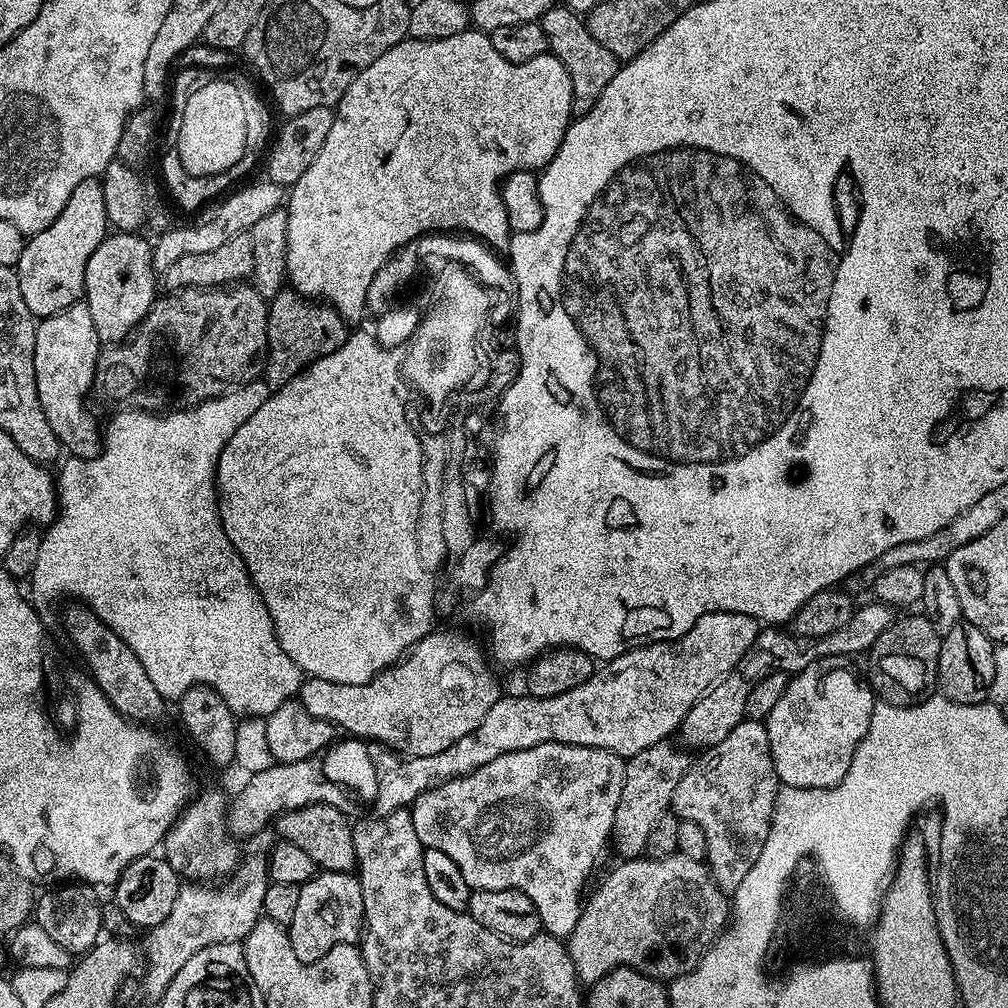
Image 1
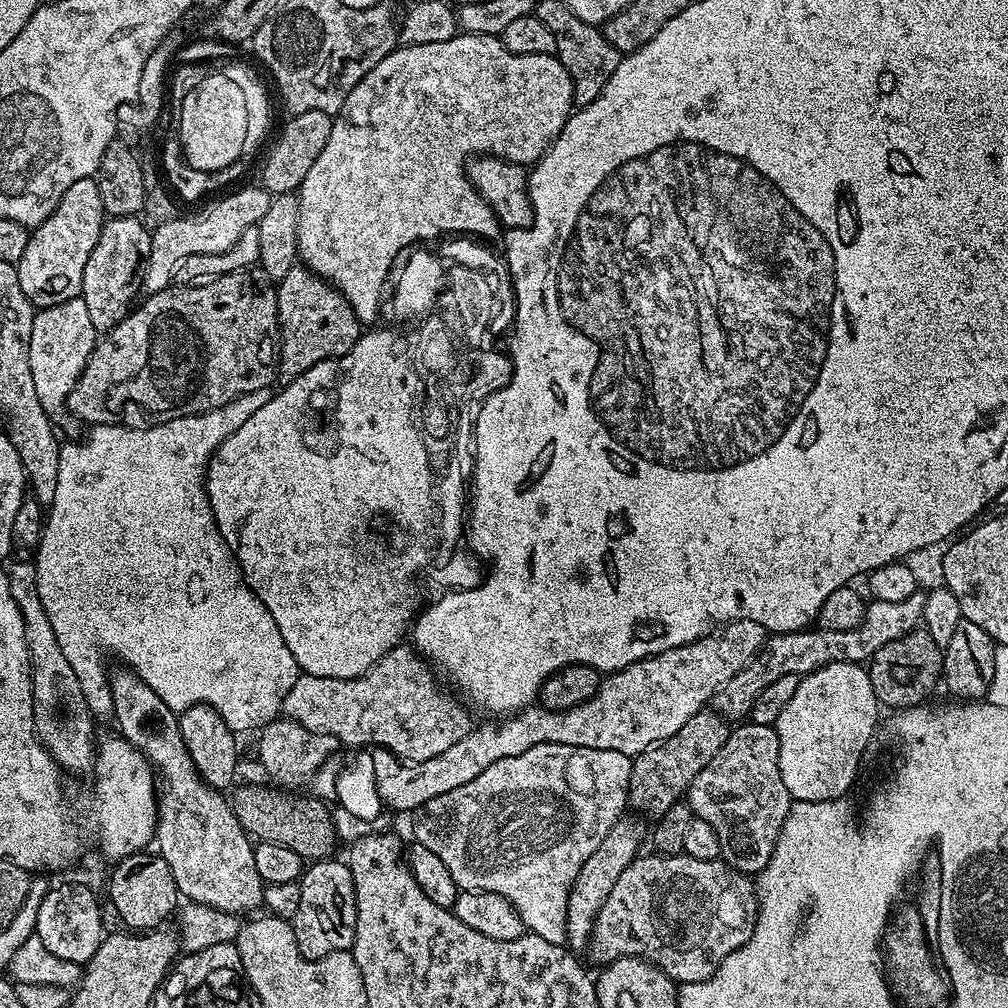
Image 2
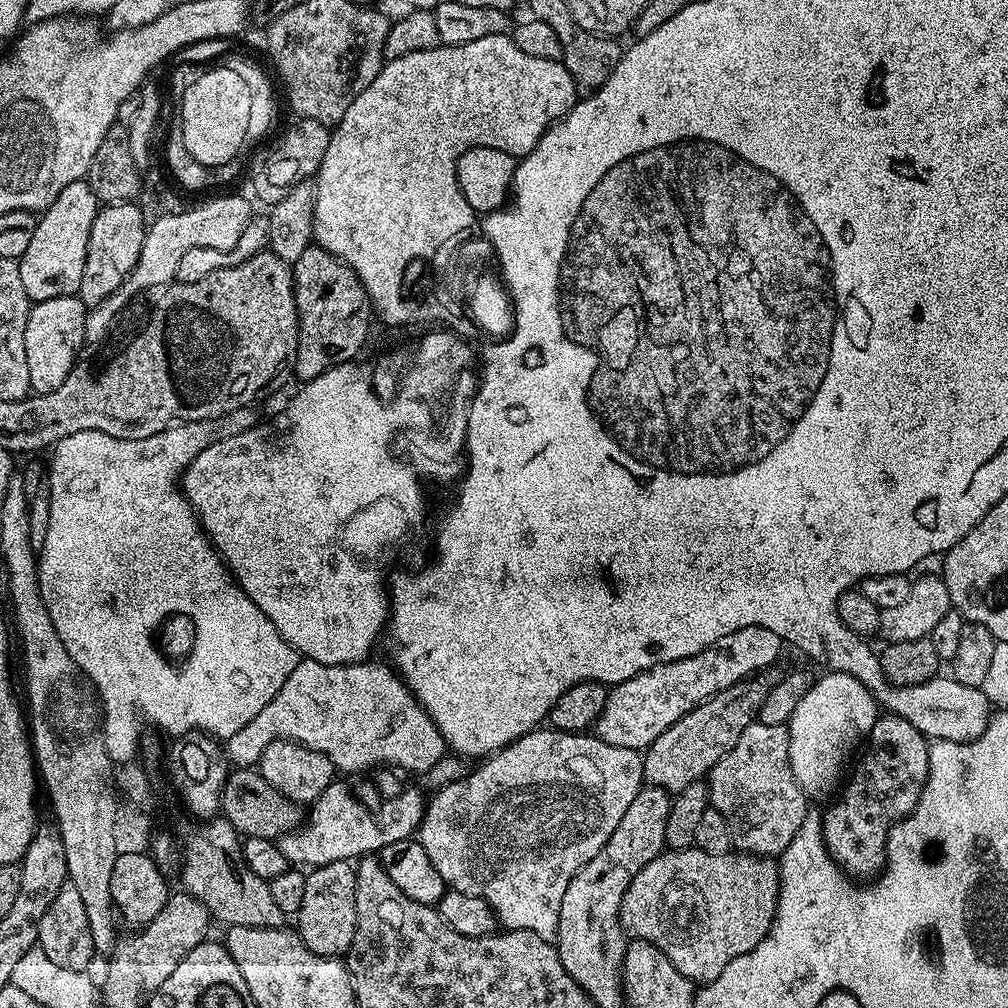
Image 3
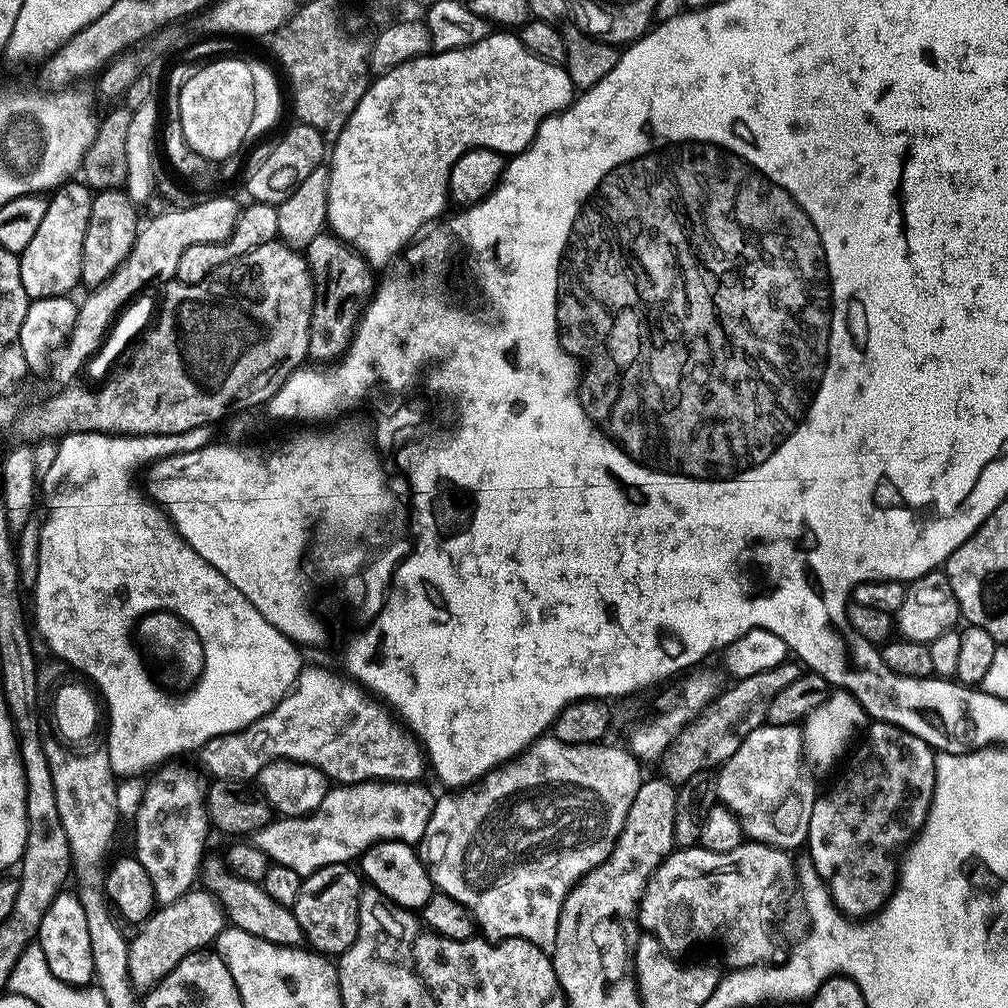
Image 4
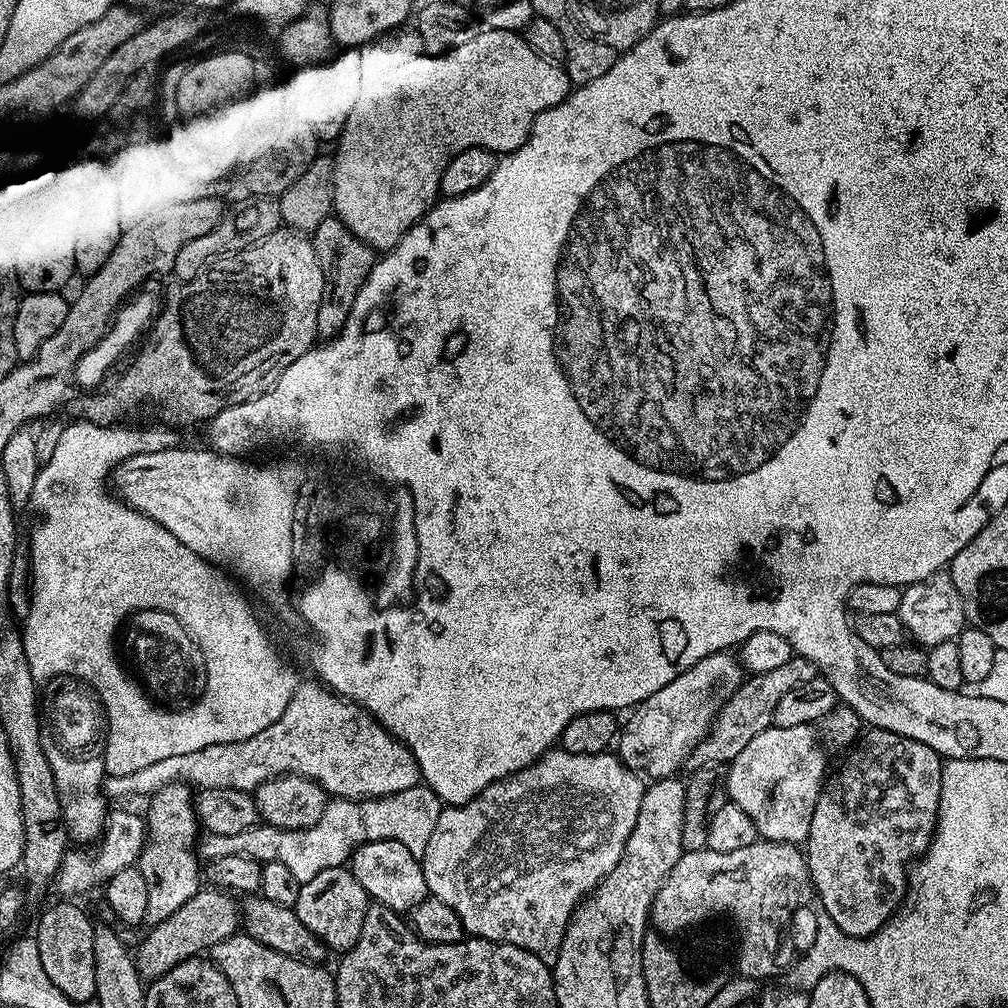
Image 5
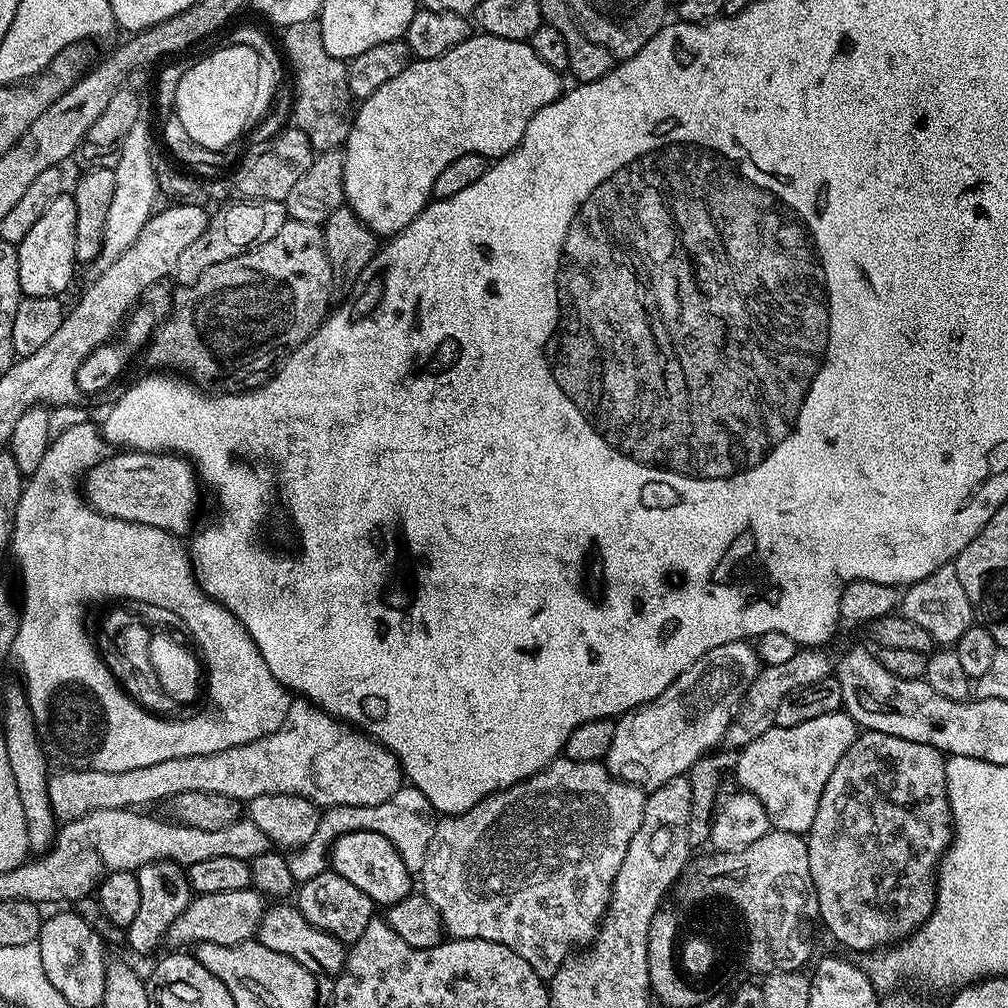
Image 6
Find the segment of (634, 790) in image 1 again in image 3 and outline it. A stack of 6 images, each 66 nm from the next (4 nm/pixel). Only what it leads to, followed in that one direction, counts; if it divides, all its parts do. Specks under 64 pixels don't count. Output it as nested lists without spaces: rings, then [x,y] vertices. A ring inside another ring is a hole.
[[[764,678],[735,684],[674,722],[674,726],[663,732],[643,753],[644,784],[675,794],[686,790],[686,786],[703,781],[714,765],[736,745],[738,738],[742,738],[742,730],[757,719],[770,687],[769,681],[760,679]]]

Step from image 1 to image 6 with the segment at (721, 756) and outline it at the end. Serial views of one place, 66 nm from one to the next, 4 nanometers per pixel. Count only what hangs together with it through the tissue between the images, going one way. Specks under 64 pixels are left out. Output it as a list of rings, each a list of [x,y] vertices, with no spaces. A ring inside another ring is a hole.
[[[843,710],[810,718],[810,722],[802,722],[798,726],[771,728],[766,730],[766,734],[762,734],[762,738],[754,738],[754,742],[739,749],[736,757],[736,783],[743,791],[754,794],[758,802],[762,802],[762,806],[766,806],[766,814],[775,831],[807,834],[812,828],[822,790],[830,774],[834,774],[834,766],[838,766],[838,758],[842,758],[842,754],[850,750],[857,735],[857,724]]]

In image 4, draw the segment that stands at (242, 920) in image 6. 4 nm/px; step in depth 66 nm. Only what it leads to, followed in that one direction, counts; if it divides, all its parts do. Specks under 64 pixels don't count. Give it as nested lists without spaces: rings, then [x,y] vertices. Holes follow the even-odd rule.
[[[207,890],[187,892],[182,894],[182,898],[178,898],[178,902],[157,907],[156,911],[139,925],[137,932],[140,933],[131,937],[128,946],[128,978],[133,989],[155,988],[158,981],[166,978],[166,974],[170,974],[170,970],[174,970],[174,966],[182,962],[182,958],[207,949],[224,927],[224,910]]]

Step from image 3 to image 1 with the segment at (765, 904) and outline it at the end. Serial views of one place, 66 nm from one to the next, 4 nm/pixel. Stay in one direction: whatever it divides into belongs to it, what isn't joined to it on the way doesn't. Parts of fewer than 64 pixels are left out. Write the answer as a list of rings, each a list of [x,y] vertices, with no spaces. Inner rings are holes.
[[[677,854],[657,860],[626,860],[617,865],[597,886],[596,893],[583,901],[580,916],[566,937],[566,947],[577,976],[591,986],[615,968],[634,968],[653,978],[675,978],[693,971],[716,937],[721,935],[730,916],[729,897],[716,884],[707,863]]]

